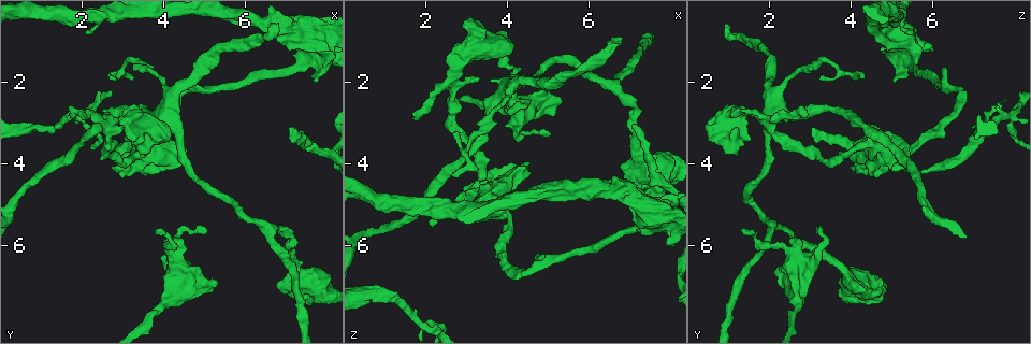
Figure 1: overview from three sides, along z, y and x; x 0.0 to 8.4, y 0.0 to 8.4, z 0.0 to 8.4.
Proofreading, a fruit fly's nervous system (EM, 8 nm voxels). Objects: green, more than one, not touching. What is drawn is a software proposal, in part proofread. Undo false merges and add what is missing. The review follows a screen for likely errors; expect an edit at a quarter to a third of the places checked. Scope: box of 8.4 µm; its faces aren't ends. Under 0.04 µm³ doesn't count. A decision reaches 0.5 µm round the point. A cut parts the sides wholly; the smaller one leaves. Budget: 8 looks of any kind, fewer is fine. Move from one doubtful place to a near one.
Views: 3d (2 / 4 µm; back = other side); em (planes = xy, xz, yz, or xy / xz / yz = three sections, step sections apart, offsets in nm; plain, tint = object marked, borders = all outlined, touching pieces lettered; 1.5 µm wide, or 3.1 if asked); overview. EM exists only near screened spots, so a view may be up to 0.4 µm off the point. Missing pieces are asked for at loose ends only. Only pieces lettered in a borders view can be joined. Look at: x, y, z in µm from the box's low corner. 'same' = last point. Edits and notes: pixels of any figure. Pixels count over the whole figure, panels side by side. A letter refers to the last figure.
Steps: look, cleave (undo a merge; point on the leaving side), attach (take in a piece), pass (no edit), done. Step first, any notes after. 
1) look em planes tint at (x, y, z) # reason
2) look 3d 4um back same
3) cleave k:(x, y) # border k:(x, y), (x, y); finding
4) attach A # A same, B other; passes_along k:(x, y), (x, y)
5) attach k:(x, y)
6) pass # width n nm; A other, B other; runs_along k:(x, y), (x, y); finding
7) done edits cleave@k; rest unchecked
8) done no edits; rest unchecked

look 3d 2um at (6.75, 0.60, 0.95) # long arm stops here

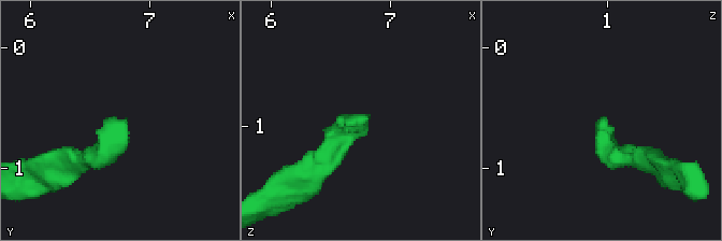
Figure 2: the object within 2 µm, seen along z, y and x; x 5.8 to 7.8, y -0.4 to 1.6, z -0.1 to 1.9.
look em planes borders at (6.80, 0.60, 0.94)

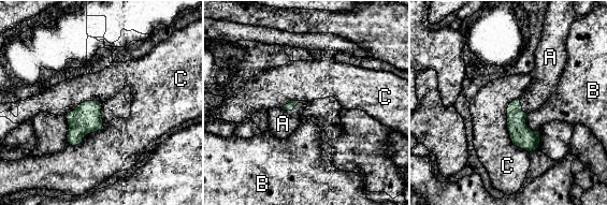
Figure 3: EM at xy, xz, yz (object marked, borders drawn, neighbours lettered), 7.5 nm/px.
attach A # A same, B other, C other; it goes on there

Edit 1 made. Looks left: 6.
look overview # redraw

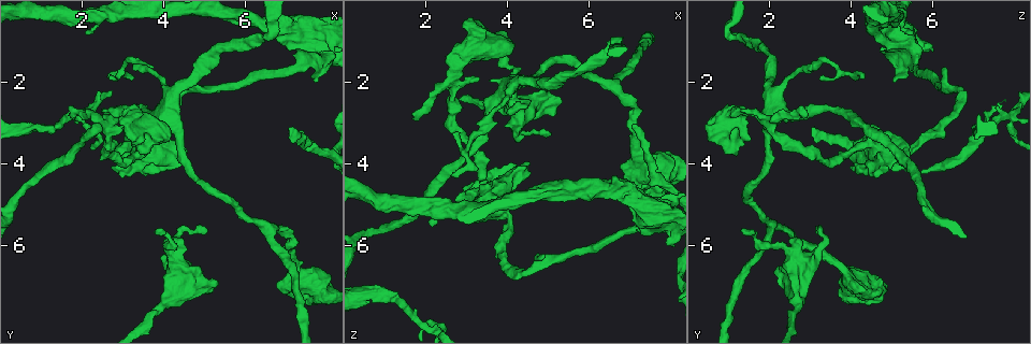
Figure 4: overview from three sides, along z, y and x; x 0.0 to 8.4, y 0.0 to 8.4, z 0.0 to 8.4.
look em yz step 4 plain at (3.90, 5.60, 1.25) # tapers out

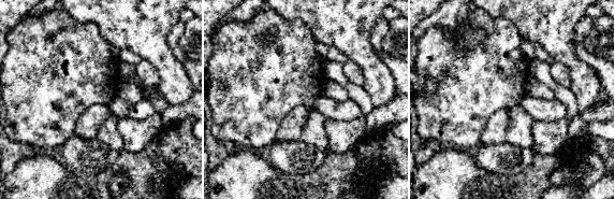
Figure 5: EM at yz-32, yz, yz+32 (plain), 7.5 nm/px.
look em yz step 4 borders same

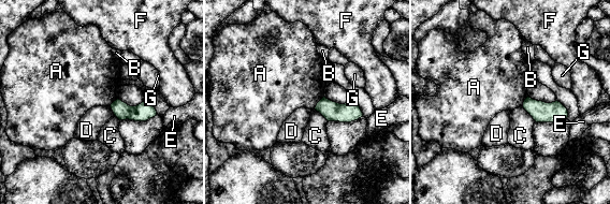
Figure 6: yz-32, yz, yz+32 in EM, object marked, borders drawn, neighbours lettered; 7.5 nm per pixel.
pass # A other, B other, C other, D other, E other, F other, G other; border 6:(323, 96), (314, 107); none of them fits

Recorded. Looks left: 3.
look em yz step 8 tint at (1.00, 3.15, 7.15) # thick turns thin

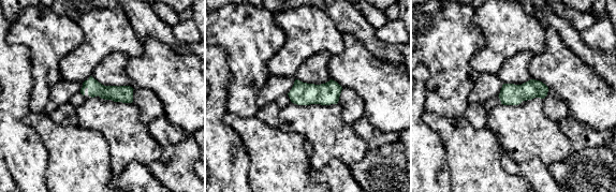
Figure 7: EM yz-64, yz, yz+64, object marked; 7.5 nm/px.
look em planes borders same

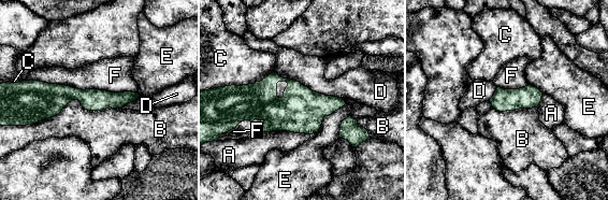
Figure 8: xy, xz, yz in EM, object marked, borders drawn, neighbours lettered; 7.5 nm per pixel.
pass # longest_contact B 750 nm; A other, B other, C other, D other, E other, F other; border 8:(120, 108), (71, 100), (25, 125); all the same neuron

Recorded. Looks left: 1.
done edits attach@3; rest unchecked

